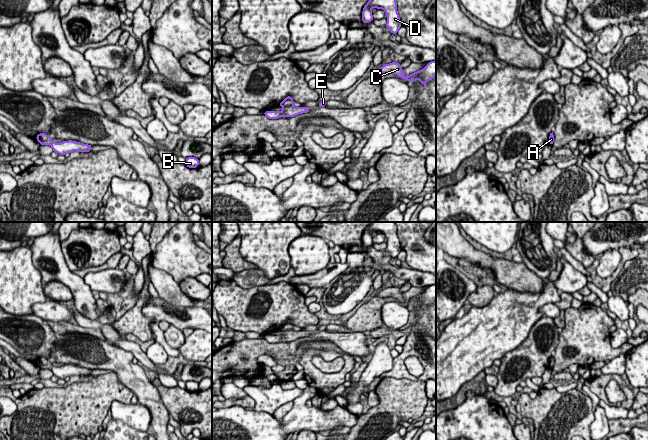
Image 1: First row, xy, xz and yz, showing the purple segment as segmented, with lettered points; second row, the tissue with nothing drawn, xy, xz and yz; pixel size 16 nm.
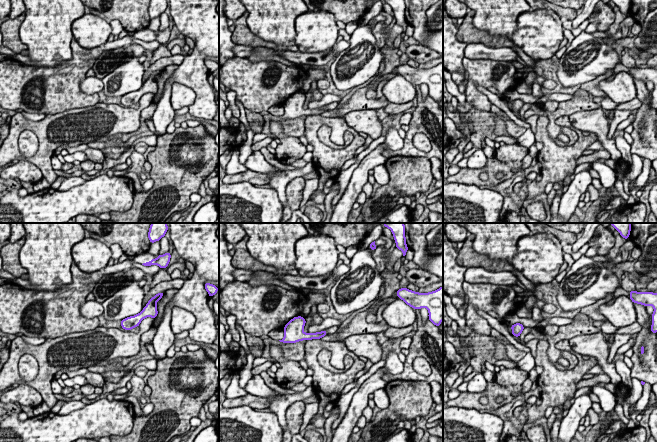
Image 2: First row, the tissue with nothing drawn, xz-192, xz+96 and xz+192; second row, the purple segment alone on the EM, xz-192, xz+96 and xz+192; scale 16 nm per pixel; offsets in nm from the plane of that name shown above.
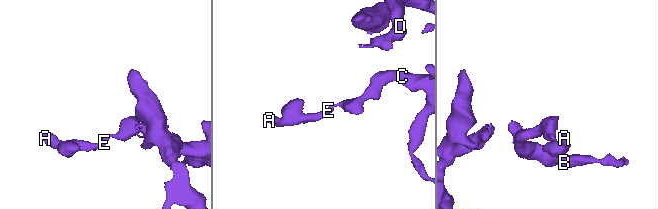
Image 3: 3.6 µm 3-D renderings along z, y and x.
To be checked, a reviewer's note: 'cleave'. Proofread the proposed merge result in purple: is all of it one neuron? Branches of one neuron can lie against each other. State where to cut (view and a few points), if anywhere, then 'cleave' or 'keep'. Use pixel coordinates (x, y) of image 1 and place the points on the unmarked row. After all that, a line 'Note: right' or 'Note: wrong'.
no cut | keep
Note: wrong

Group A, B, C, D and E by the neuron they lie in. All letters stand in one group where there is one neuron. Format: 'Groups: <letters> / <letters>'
Groups: A B C D E

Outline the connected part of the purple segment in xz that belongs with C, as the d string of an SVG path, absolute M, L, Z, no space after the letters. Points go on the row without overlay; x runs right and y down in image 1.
M430 285L422 294L410 298L408 301L403 297L403 292L400 287L392 286L380 291L375 297L393 297L401 303L406 303L407 306L419 303L424 311L426 306L432 304L436 300L436 285Z

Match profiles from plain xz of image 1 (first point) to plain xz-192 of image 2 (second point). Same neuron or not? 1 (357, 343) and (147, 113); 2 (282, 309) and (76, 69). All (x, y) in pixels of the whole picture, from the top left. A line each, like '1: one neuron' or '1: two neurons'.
1: two neurons
2: one neuron

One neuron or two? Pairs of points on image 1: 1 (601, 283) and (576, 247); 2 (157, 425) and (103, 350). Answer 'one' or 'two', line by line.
1: two
2: one

